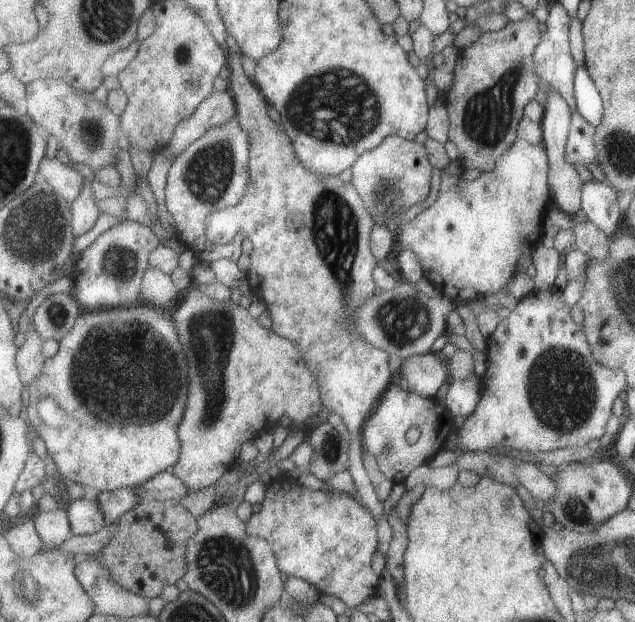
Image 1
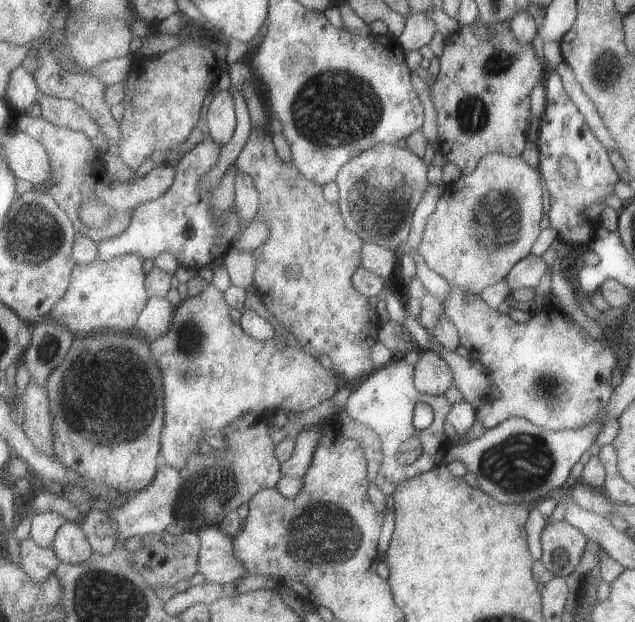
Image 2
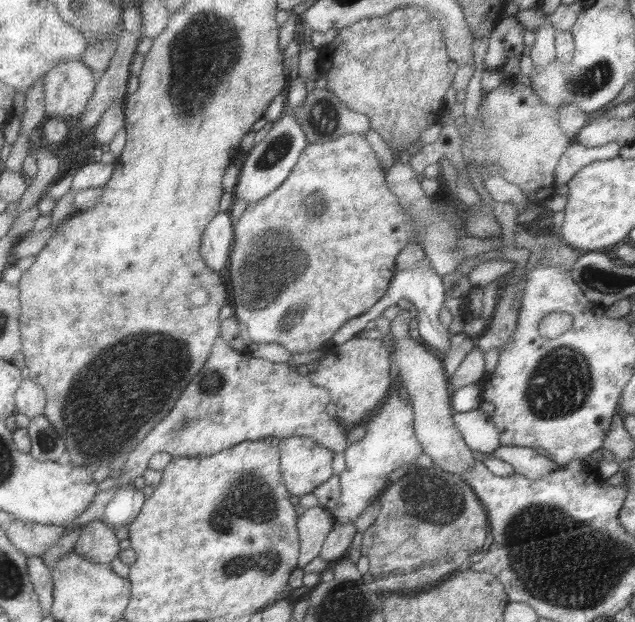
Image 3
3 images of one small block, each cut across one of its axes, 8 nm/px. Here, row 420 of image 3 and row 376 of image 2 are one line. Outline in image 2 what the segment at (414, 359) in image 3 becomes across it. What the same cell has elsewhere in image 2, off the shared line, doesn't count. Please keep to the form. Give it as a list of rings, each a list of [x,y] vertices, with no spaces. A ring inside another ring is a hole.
[[[421,352],[415,374],[415,384],[423,394],[443,396],[455,386],[455,374],[451,364],[439,352]]]

